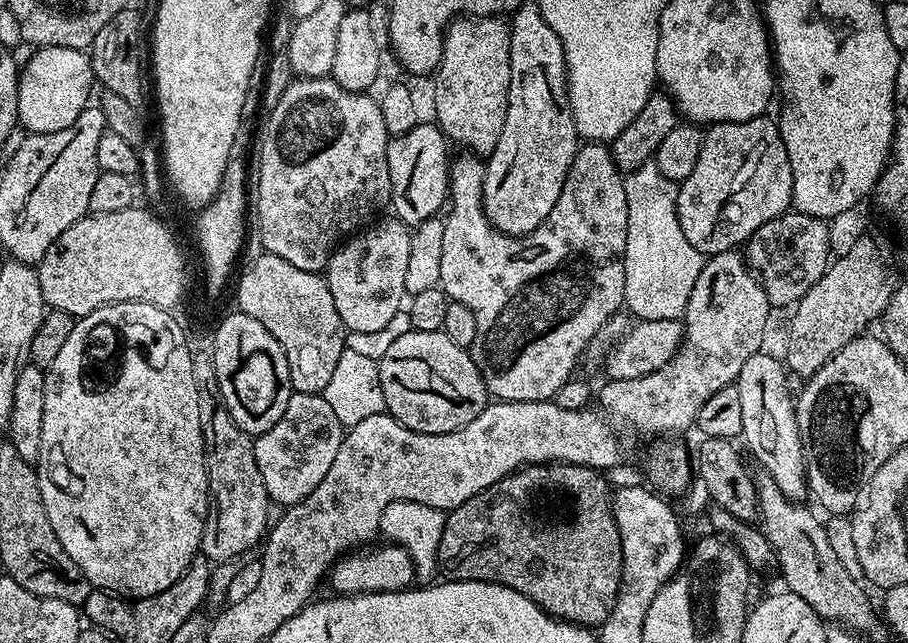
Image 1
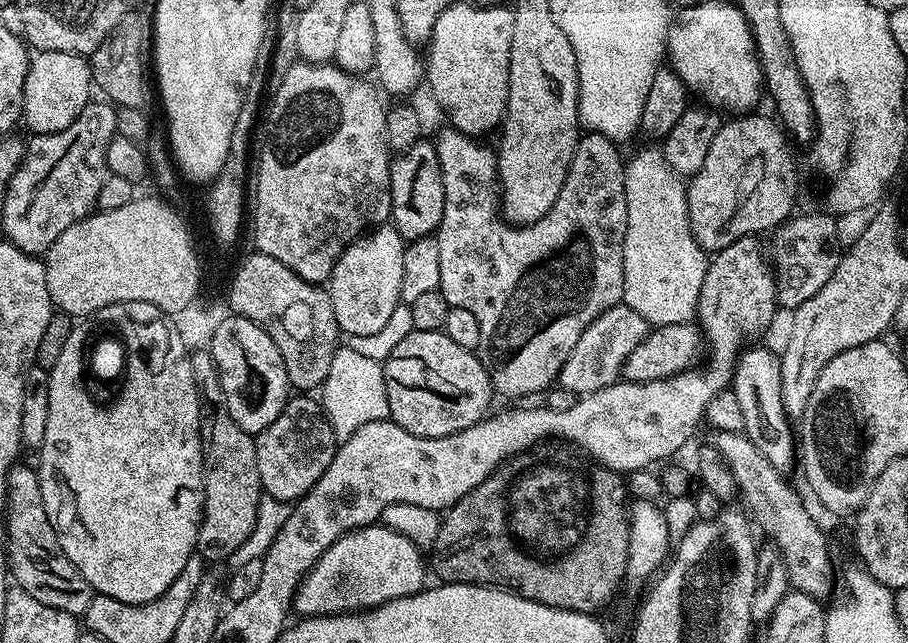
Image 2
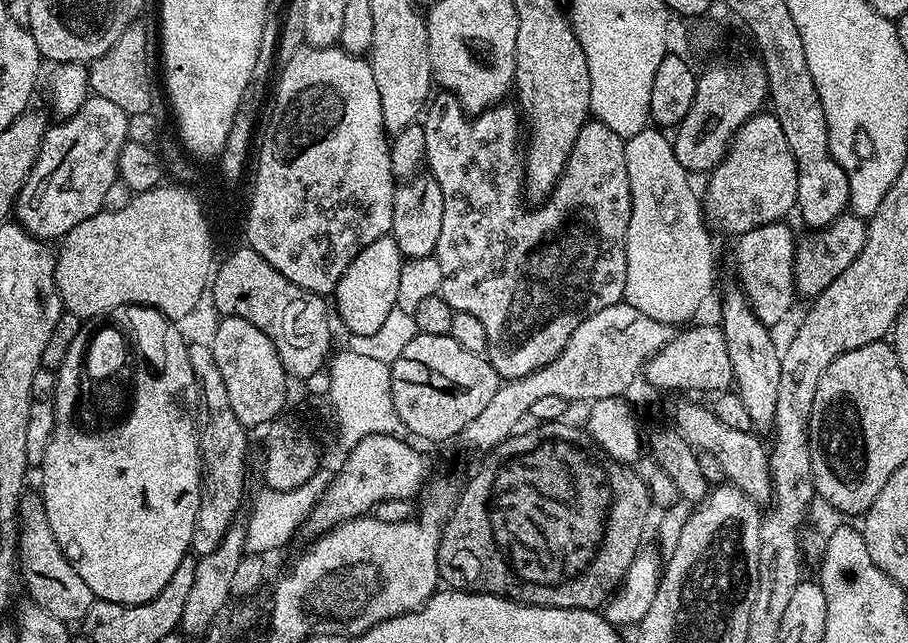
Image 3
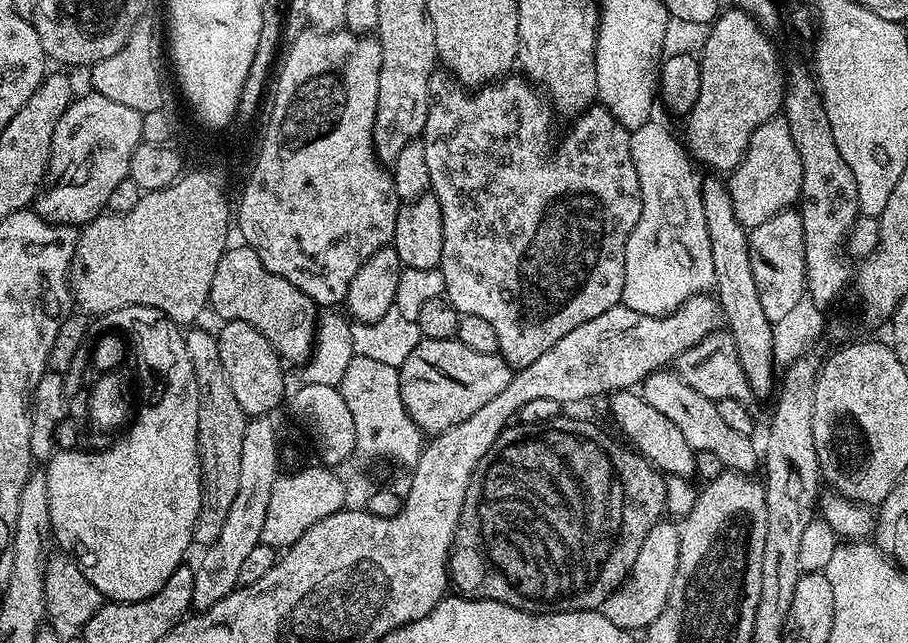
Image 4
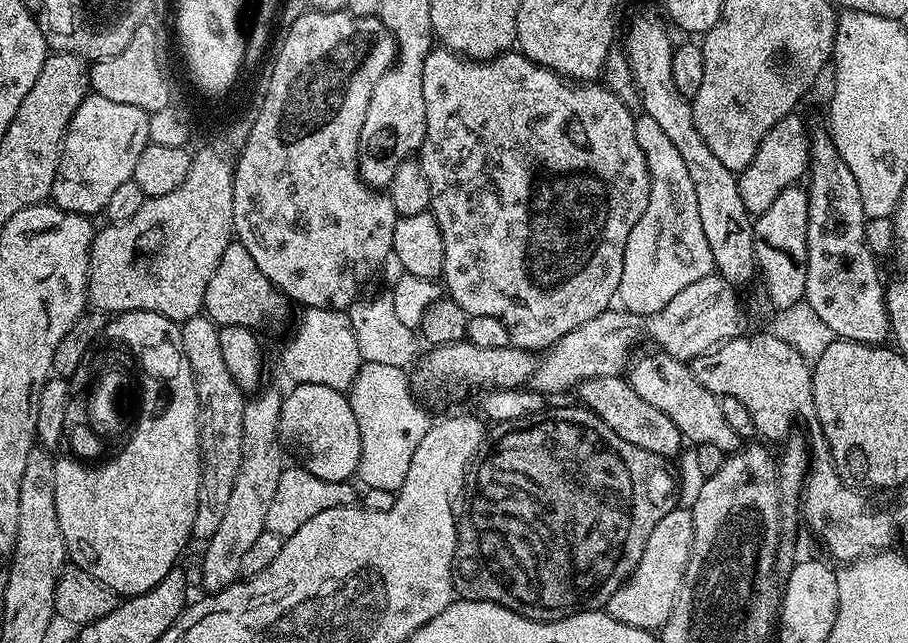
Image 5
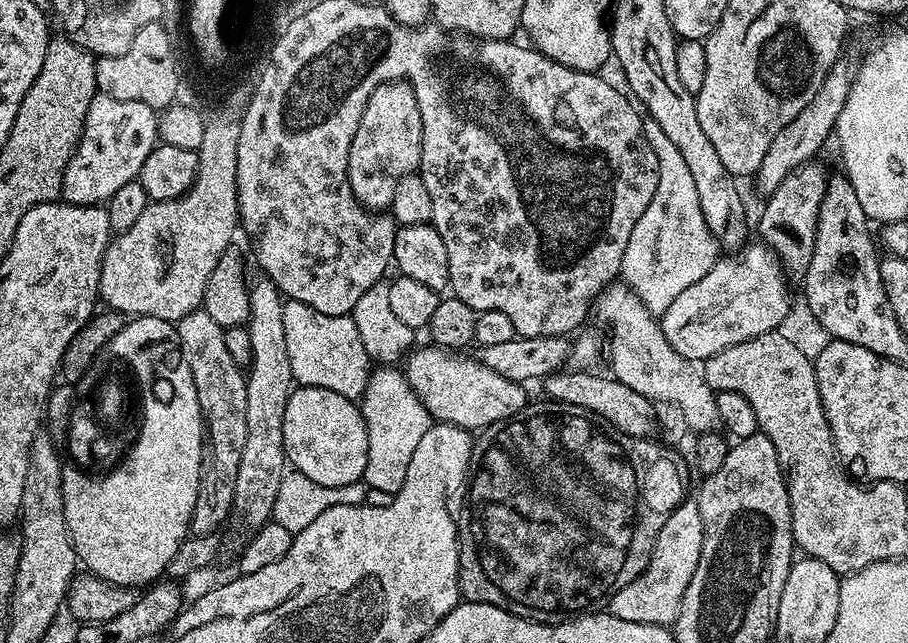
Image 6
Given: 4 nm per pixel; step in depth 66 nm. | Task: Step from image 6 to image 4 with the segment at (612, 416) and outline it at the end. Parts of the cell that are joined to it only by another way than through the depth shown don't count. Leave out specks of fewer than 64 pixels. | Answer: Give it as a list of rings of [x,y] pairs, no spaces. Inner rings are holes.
[[[625,390],[611,393],[606,403],[612,411],[613,422],[620,427],[619,435],[644,459],[651,462],[652,467],[668,478],[696,476],[696,449],[690,446],[690,442],[686,442],[682,430],[678,430],[678,426],[674,426],[674,422],[670,422],[666,414],[660,413],[655,406],[650,406],[650,402],[646,402],[639,391]]]

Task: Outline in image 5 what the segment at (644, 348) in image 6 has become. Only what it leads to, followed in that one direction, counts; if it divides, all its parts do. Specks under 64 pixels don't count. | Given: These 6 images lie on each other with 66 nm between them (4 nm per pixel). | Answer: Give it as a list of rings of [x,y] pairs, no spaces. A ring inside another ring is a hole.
[[[652,350],[649,356],[638,356],[631,361],[627,369],[628,384],[634,386],[638,395],[644,401],[650,402],[650,406],[658,406],[658,410],[662,410],[662,414],[666,414],[670,422],[678,426],[685,441],[693,445],[718,446],[718,450],[726,454],[731,454],[741,447],[742,437],[726,423],[726,418],[722,415],[720,397],[710,394],[710,390],[706,390],[706,386],[702,386],[702,382],[694,378],[691,367],[685,361],[659,350]]]

